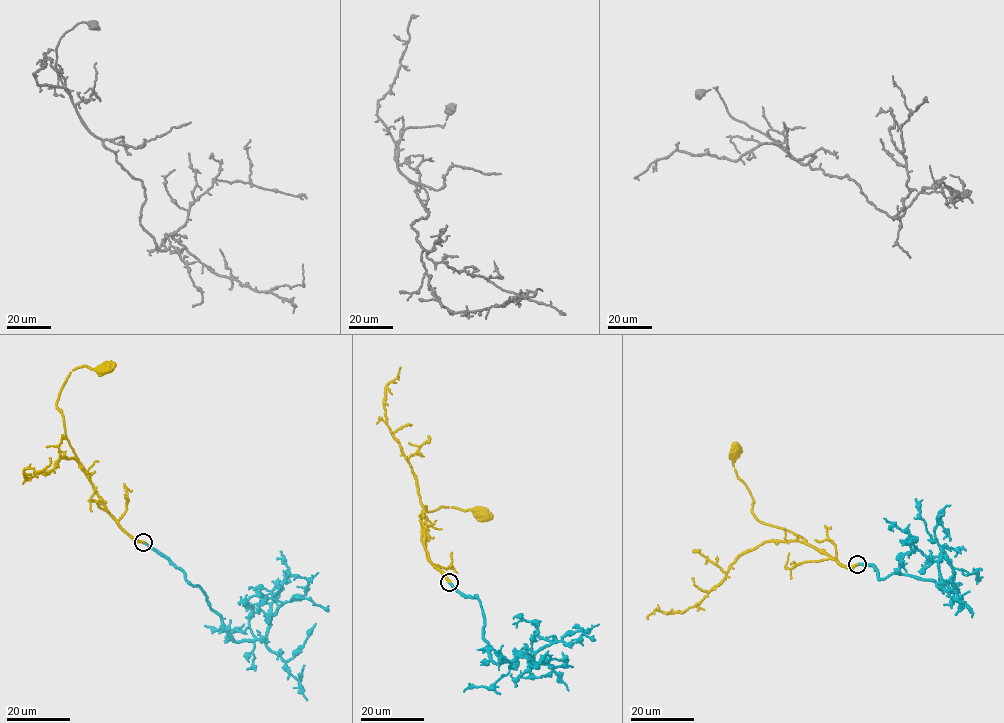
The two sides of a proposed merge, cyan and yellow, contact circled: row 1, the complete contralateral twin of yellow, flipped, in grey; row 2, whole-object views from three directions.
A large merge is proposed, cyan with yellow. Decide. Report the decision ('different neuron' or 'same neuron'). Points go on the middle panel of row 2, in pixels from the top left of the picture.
different neuron

